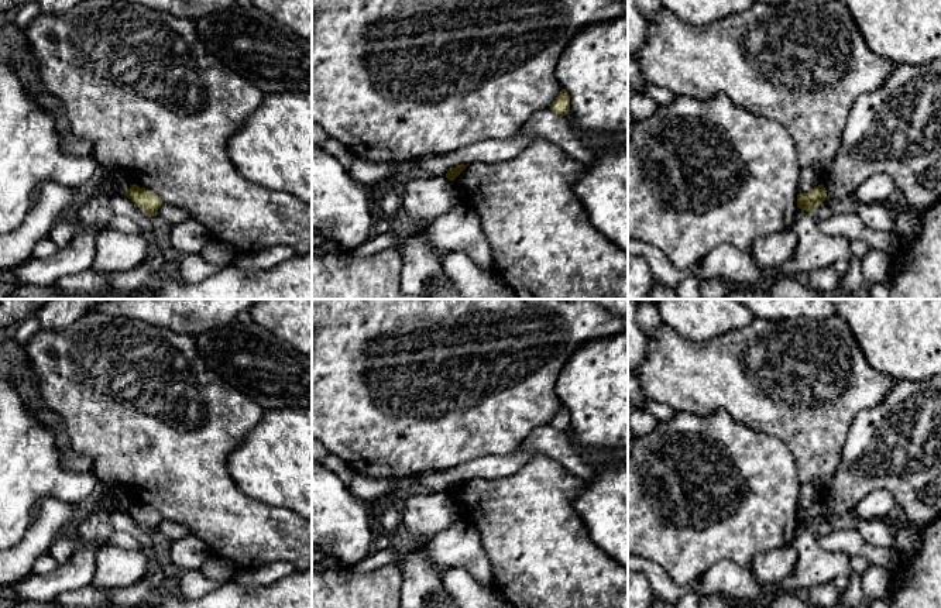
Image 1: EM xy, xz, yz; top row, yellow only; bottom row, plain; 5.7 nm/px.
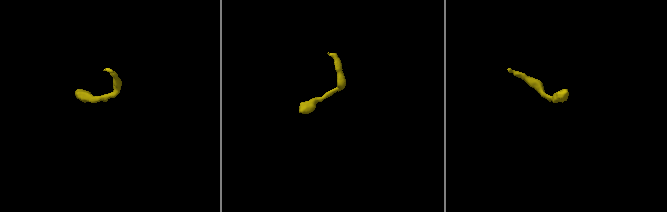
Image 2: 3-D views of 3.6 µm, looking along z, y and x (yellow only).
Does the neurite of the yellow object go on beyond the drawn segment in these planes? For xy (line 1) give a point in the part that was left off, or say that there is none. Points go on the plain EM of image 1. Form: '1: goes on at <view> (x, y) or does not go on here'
1: does not go on here

